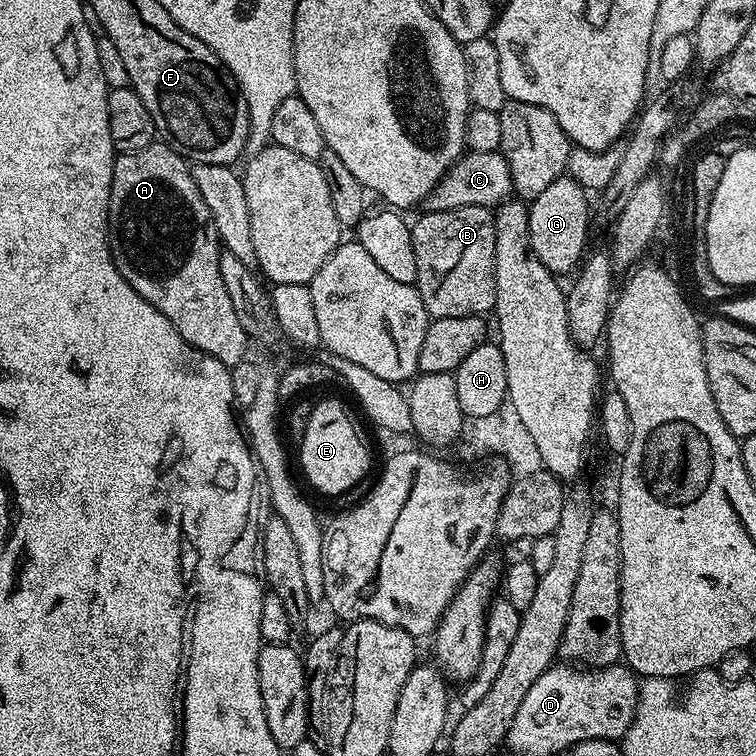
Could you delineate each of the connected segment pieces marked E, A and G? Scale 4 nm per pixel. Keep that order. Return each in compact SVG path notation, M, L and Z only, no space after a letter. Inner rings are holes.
M317 399L306 424L305 436L298 442L300 468L304 476L324 496L340 496L364 480L372 468L368 444L360 437L348 408L340 400Z
M154 142L137 152L125 152L117 155L114 162L114 182L110 186L110 206L108 207L108 245L114 262L150 302L170 323L198 350L218 358L231 370L235 364L242 362L249 355L250 341L238 314L234 314L234 305L230 303L230 293L222 283L222 273L218 270L222 245L216 237L216 230L208 219L208 207L194 186L194 178L189 161L179 156L169 144Z
M565 174L550 182L550 186L546 186L546 190L542 190L542 194L528 204L530 246L538 262L542 262L542 266L553 274L571 273L581 263L589 247L588 196L589 193L577 180Z

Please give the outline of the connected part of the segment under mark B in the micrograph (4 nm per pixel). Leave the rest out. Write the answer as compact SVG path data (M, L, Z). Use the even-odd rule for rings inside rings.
M458 206L458 210L442 210L441 212L424 212L411 225L414 242L414 262L418 262L418 274L414 287L420 292L422 302L426 306L429 317L458 318L459 316L484 316L491 313L496 306L496 279L494 278L494 212L482 206Z

